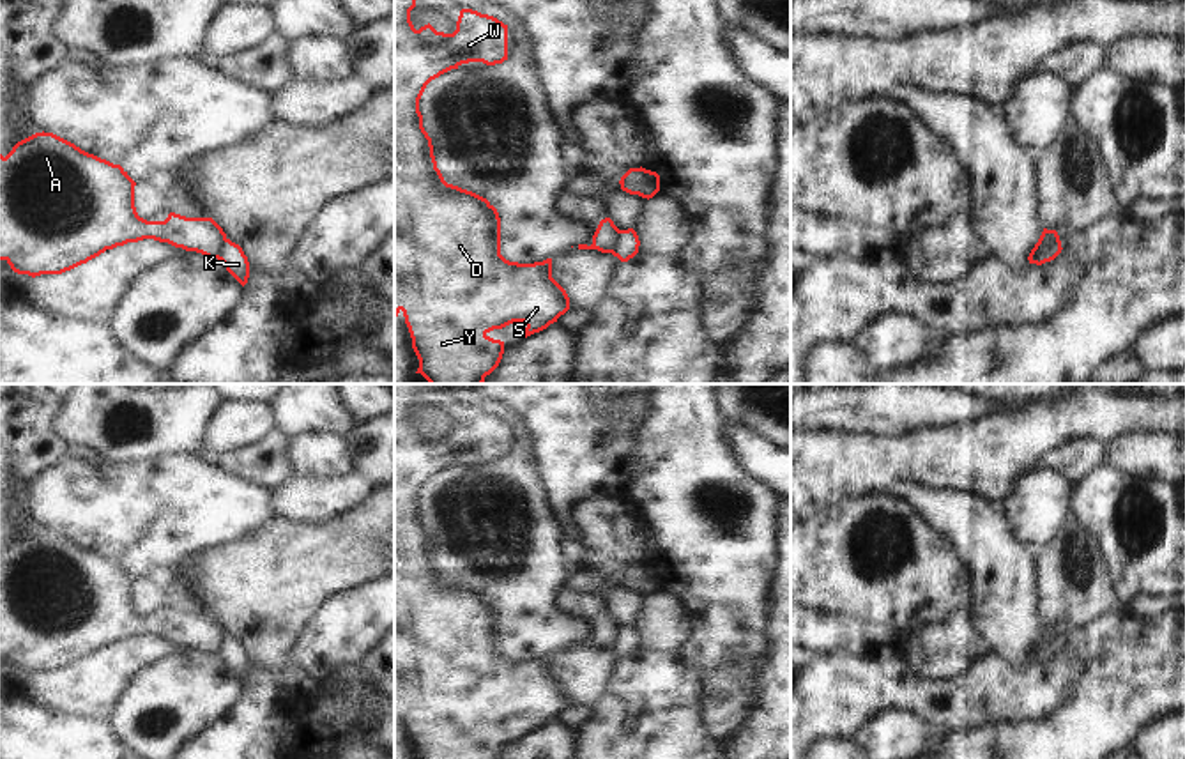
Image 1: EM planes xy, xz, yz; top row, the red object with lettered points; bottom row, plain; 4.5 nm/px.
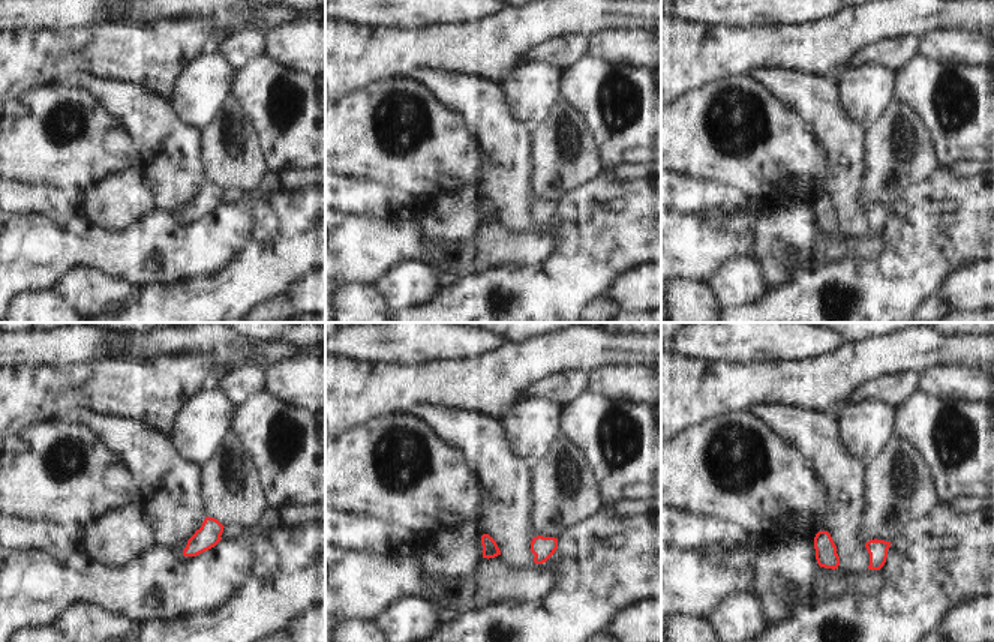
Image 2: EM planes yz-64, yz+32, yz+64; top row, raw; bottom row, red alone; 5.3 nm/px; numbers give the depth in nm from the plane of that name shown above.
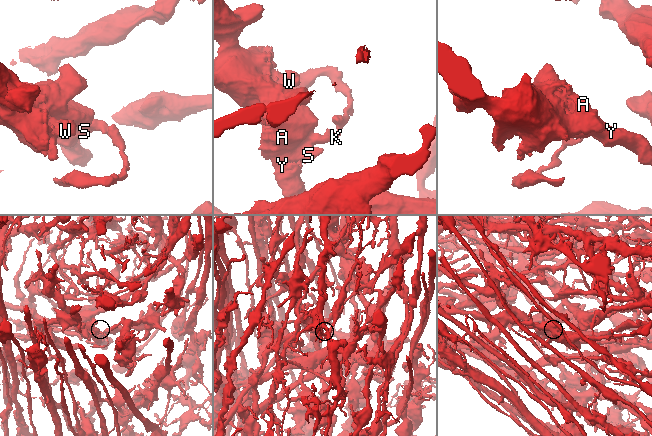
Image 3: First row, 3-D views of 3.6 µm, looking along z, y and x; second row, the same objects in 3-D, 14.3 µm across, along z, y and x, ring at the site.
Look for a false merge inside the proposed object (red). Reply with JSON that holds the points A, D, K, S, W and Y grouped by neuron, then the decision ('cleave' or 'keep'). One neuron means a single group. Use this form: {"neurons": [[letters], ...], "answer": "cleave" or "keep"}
{"neurons": [["A", "D", "S", "W", "Y"], ["K"]], "answer": "cleave"}

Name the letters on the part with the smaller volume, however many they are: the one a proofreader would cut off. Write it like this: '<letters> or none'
K.

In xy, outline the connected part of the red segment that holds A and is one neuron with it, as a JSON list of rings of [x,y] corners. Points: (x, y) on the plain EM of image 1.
[[[42,527],[18,538],[5,554],[0,550],[0,656],[5,656],[14,669],[32,674],[62,671],[87,660],[106,646],[143,635],[168,639],[186,648],[218,655],[226,630],[212,614],[186,614],[170,609],[164,617],[147,617],[136,609],[134,582],[136,579],[120,561],[88,550],[53,529]]]

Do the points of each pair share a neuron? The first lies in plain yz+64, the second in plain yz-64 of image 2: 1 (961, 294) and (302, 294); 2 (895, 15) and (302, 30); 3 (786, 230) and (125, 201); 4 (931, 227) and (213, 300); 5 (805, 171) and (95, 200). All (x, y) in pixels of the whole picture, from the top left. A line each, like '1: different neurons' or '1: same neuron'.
1: same neuron
2: different neurons
3: same neuron
4: same neuron
5: different neurons

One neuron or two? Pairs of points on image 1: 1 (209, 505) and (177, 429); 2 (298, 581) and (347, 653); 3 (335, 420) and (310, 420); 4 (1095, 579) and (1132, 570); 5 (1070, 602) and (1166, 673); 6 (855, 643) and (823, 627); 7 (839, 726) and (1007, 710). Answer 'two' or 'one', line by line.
1: two
2: two
3: one
4: two
5: two
6: one
7: one

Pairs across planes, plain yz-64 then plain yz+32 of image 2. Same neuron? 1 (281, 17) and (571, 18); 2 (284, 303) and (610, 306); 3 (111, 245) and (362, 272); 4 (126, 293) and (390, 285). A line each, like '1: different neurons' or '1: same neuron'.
1: same neuron
2: same neuron
3: same neuron
4: same neuron

